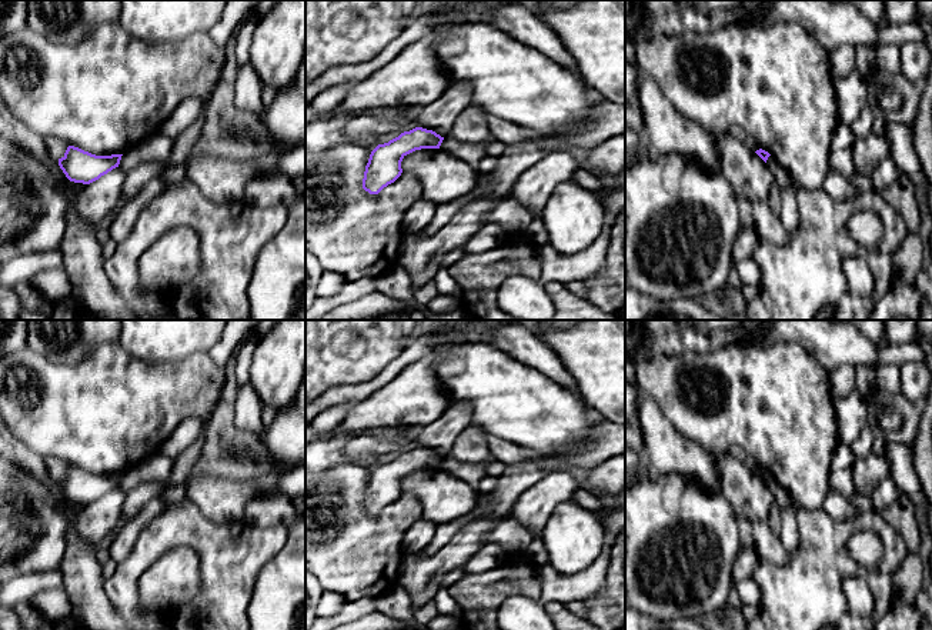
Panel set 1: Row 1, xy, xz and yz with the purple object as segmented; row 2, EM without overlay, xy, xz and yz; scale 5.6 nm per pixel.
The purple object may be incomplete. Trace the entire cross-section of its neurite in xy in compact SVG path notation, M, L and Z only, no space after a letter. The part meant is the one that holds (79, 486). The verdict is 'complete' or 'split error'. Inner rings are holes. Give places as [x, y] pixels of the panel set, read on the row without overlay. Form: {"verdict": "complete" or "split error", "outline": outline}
{"verdict": "complete", "outline": "M69 466L59 486L70 501L90 504L118 487L123 474L96 476Z"}

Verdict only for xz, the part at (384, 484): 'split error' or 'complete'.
complete

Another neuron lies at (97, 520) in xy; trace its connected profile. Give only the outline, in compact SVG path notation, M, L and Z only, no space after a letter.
M116 487L80 511L76 533L87 541L100 541L107 537L120 521L127 494Z

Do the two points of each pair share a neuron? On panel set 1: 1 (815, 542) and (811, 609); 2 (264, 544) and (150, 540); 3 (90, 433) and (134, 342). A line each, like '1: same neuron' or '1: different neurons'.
1: same neuron
2: same neuron
3: different neurons

